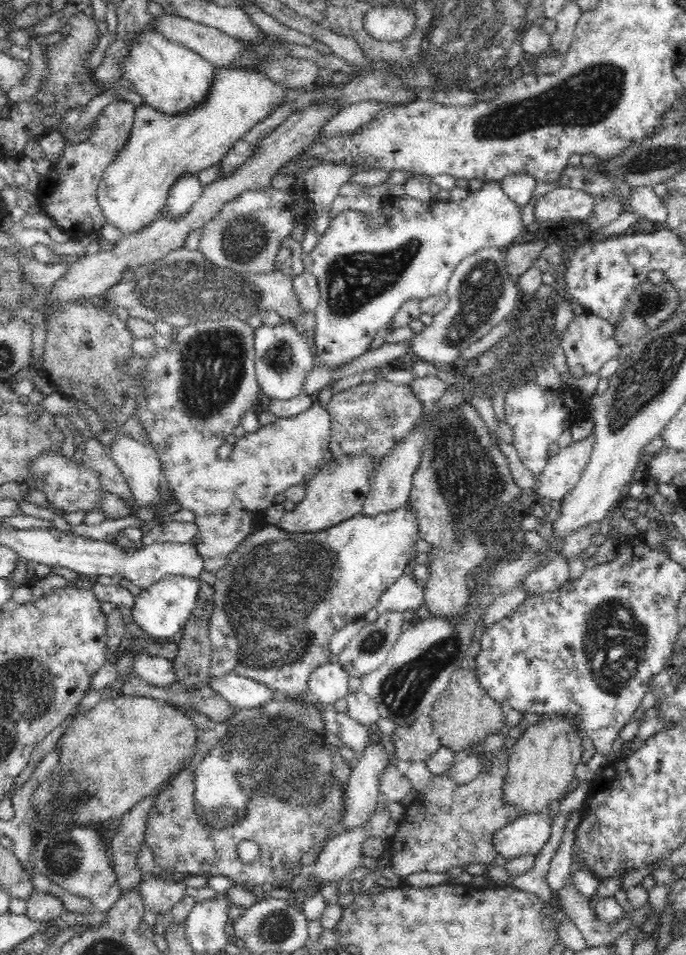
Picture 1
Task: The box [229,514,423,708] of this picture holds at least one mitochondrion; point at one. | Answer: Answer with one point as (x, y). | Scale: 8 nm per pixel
(375, 640)

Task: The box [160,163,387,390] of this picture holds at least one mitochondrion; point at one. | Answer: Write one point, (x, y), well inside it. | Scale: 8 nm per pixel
(244, 239)

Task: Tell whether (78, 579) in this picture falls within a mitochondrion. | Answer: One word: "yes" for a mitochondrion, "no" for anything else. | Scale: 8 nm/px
no

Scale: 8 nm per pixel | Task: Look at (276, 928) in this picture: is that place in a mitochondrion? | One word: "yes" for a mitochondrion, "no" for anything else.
yes

